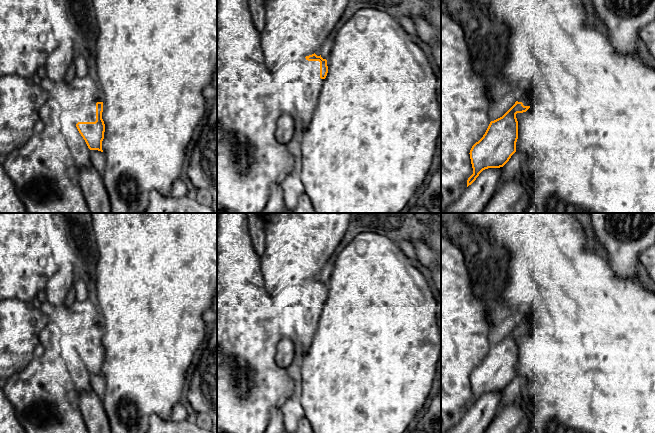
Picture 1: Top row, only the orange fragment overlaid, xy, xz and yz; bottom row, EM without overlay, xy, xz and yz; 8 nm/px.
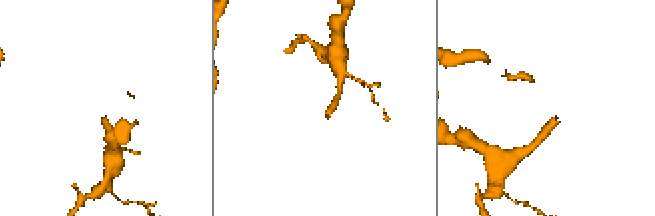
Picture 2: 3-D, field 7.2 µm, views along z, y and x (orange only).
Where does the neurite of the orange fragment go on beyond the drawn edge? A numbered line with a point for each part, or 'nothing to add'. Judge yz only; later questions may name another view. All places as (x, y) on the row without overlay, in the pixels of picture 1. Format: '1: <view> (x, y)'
1: yz (527, 324)

